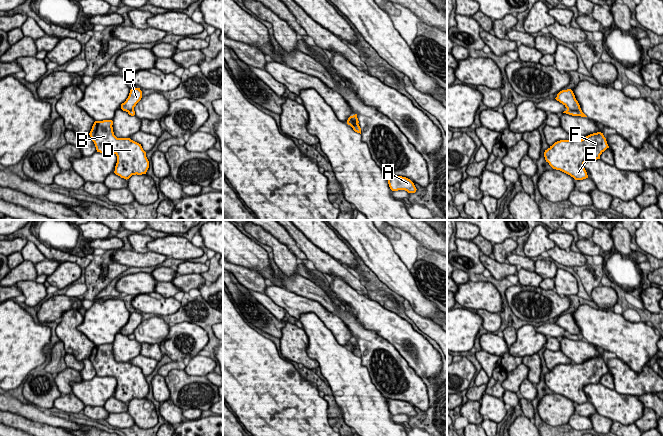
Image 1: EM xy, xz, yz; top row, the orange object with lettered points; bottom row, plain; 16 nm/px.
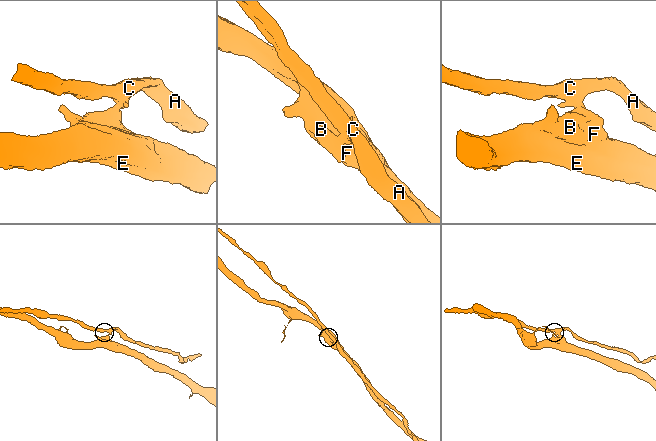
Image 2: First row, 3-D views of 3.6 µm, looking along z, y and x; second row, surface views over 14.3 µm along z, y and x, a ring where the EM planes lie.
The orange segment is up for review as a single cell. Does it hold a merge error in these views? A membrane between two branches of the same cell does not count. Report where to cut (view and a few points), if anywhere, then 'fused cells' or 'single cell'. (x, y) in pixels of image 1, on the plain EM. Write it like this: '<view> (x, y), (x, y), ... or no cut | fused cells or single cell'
yz (567, 333), (573, 333), (579, 339) | fused cells

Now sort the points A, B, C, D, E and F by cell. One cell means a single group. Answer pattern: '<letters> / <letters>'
A C / B D E F

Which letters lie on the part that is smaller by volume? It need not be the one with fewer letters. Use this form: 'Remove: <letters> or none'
Remove: A, C

